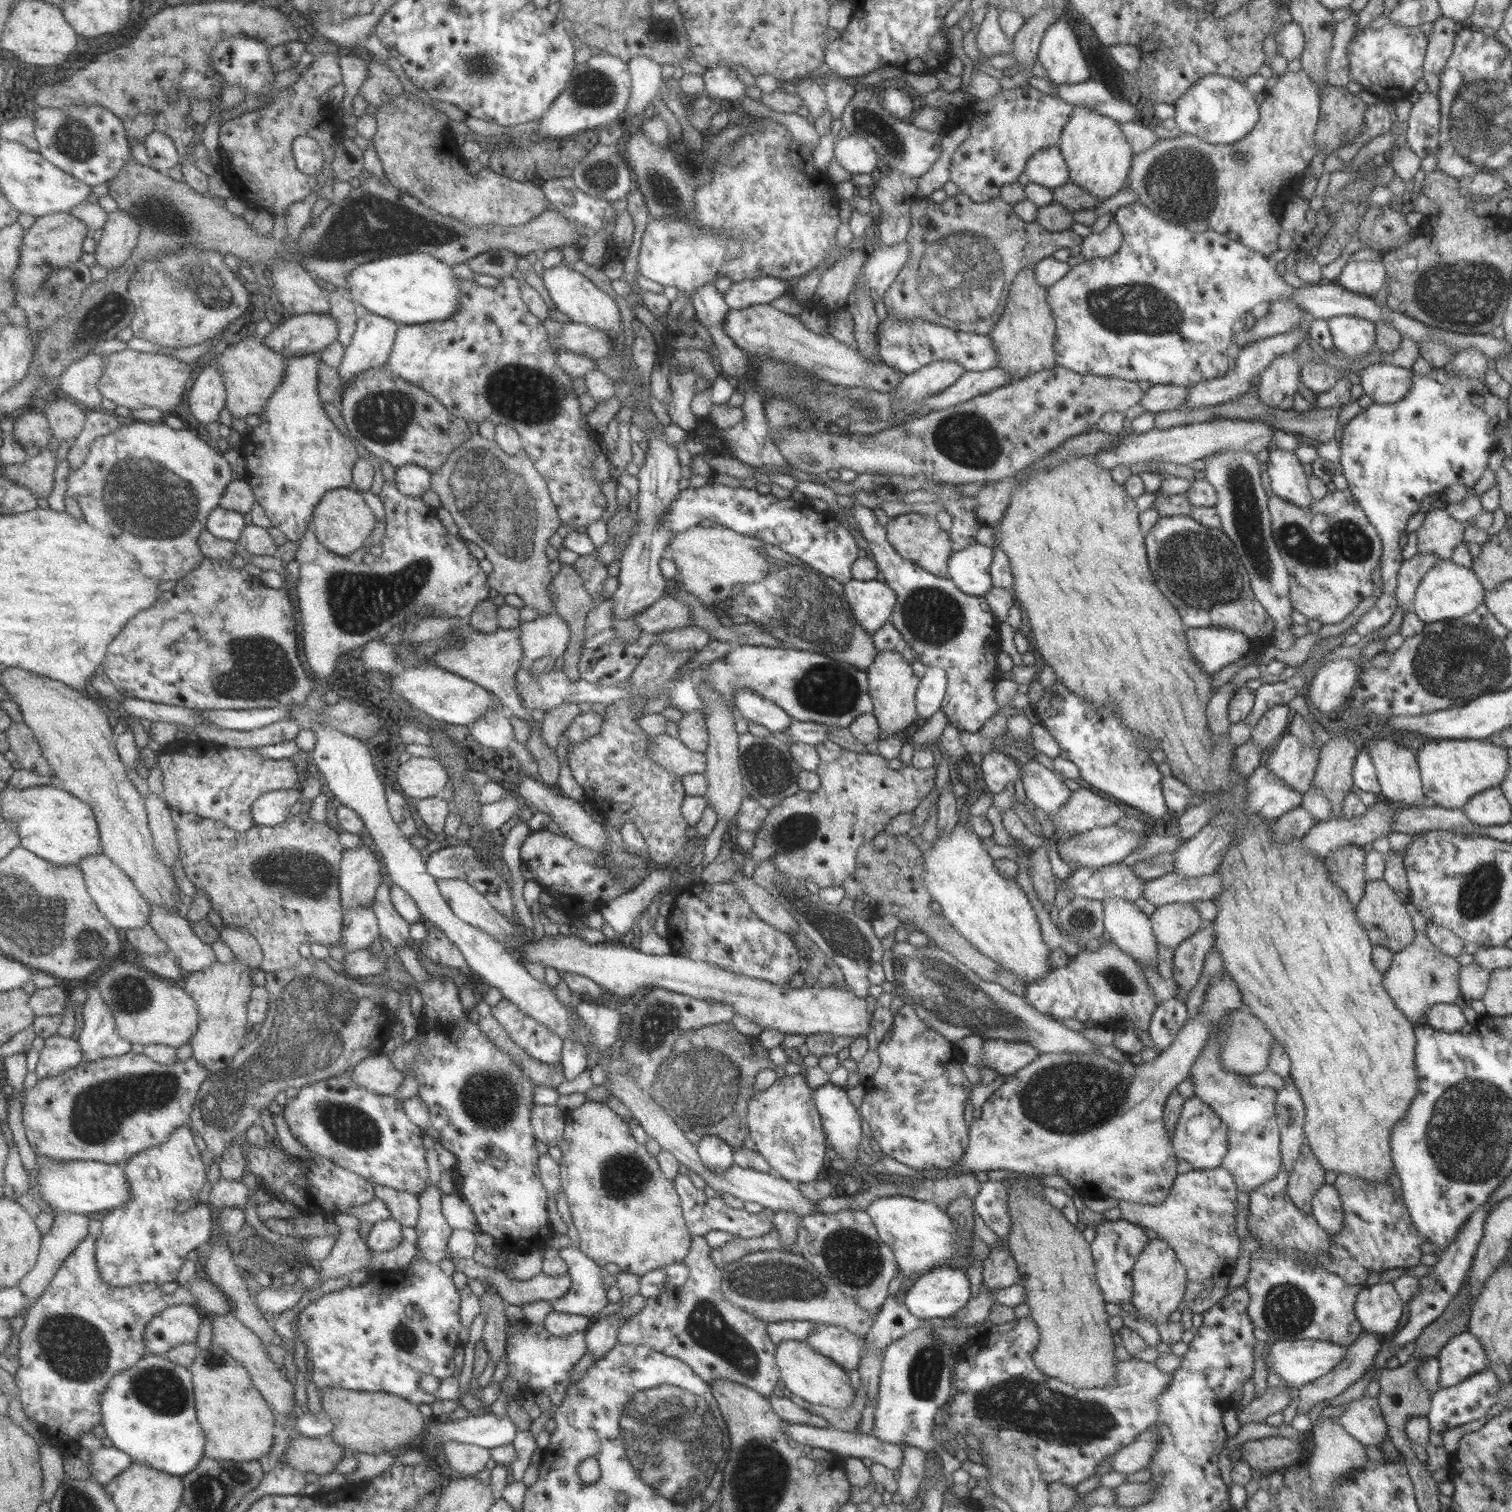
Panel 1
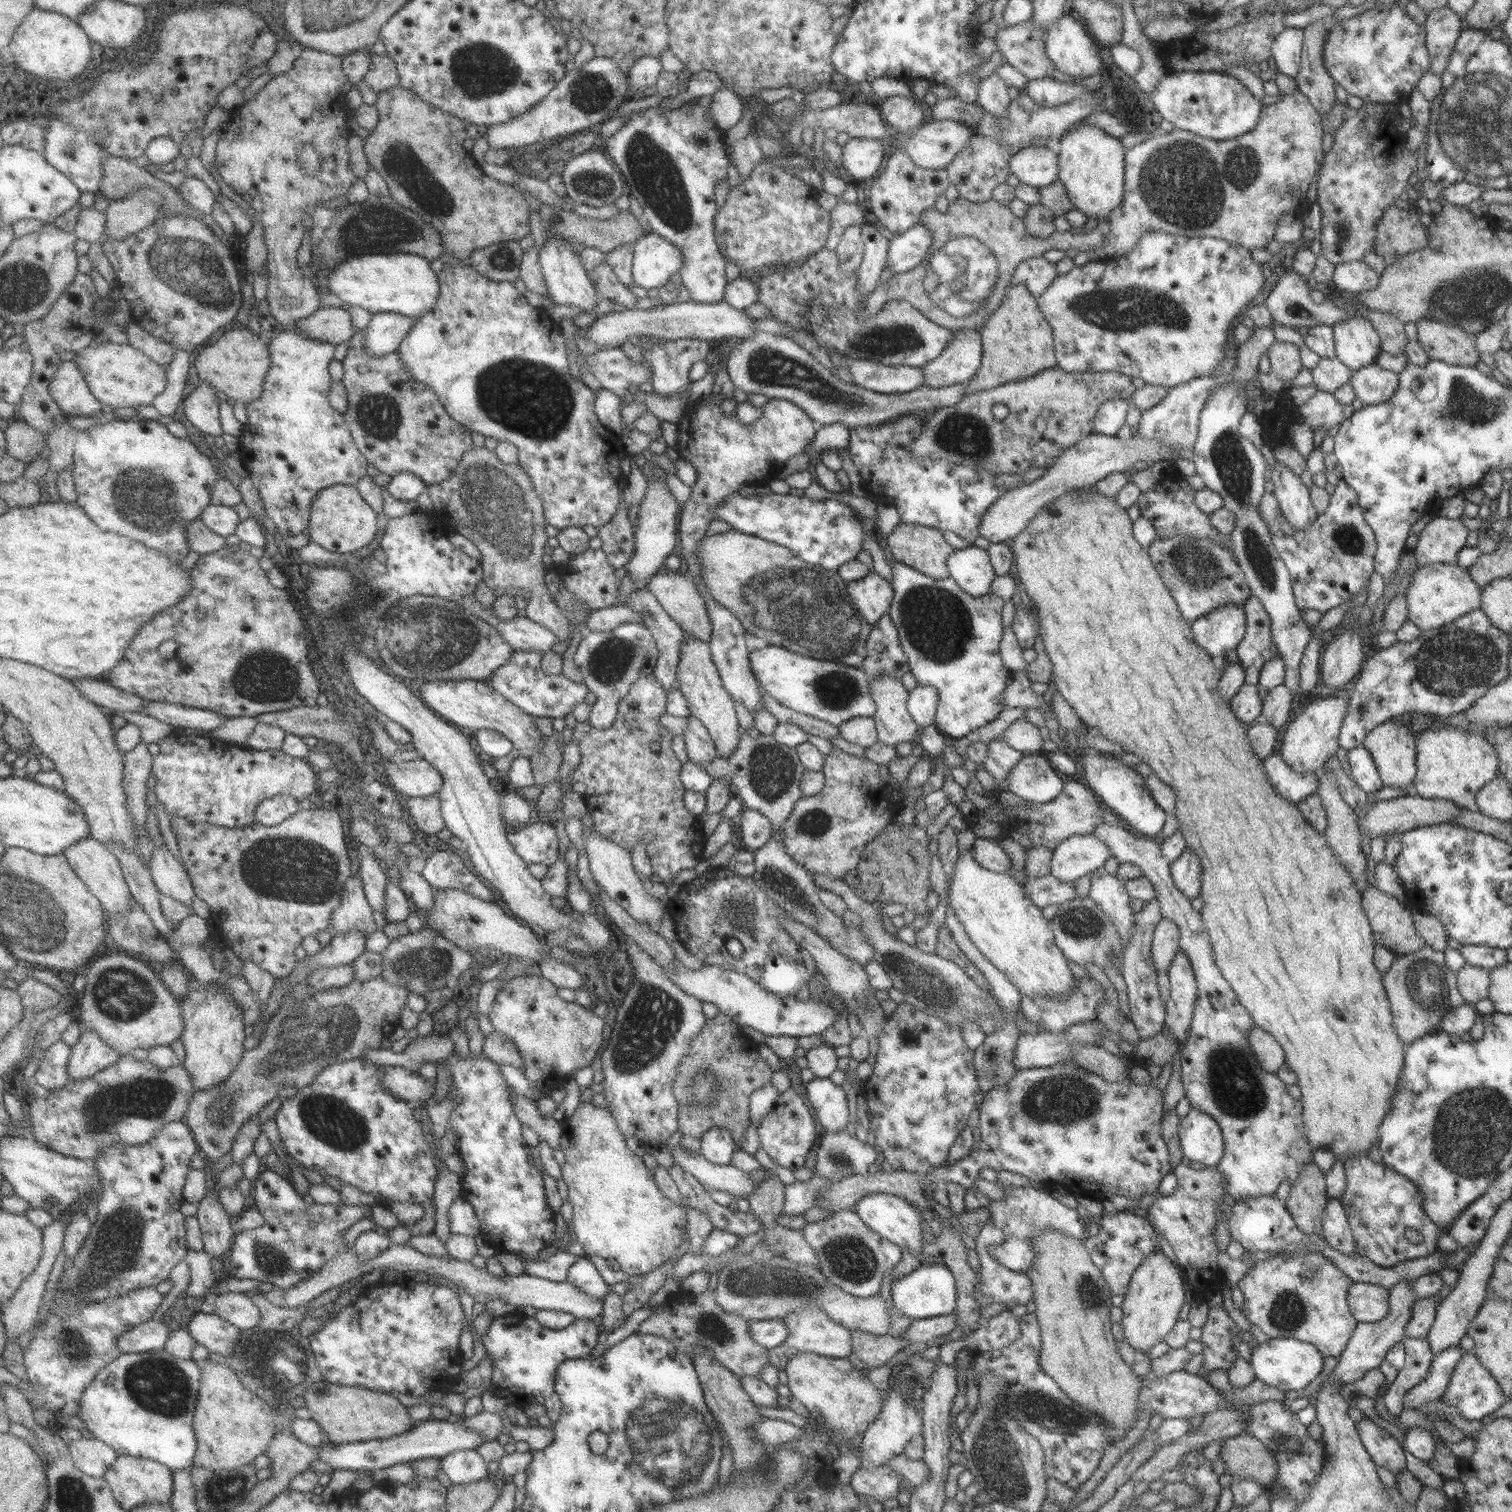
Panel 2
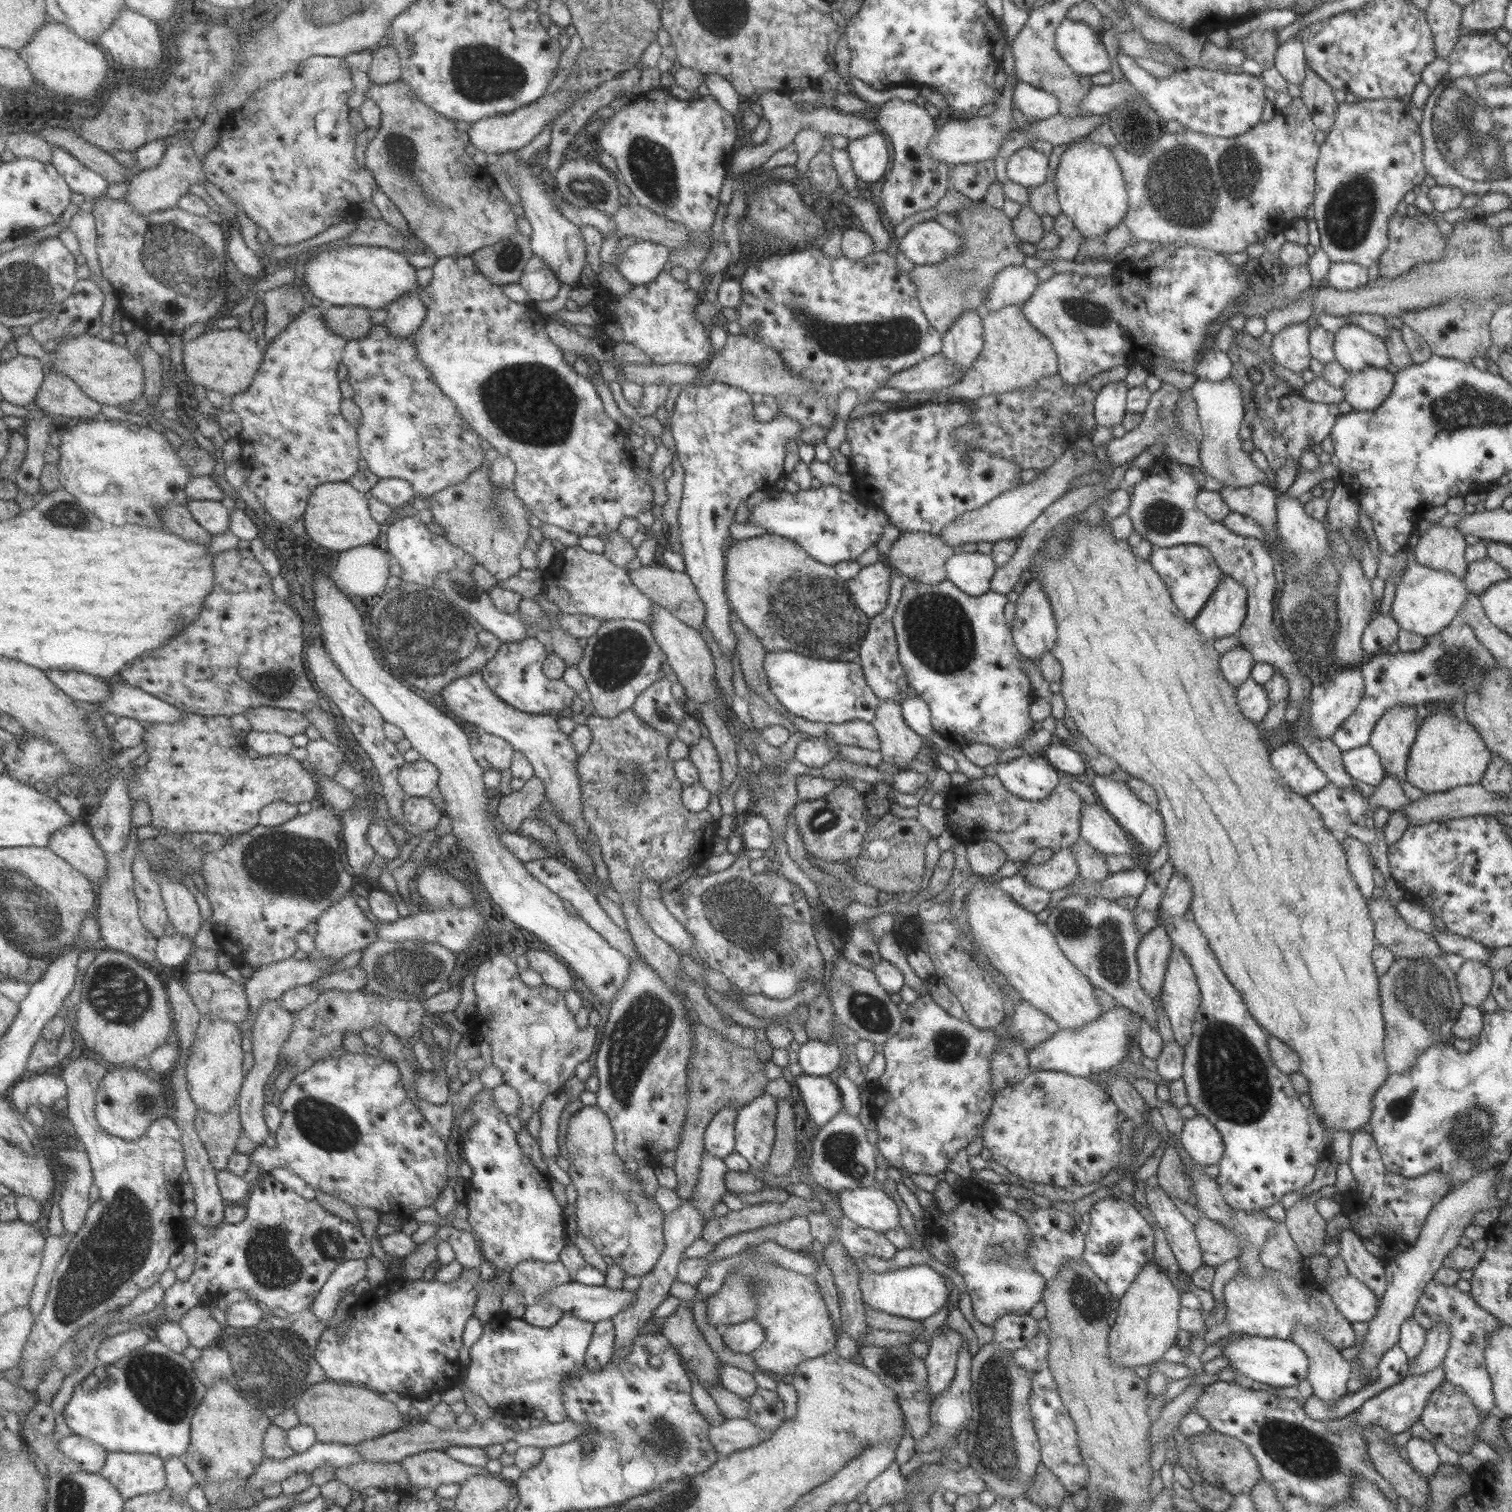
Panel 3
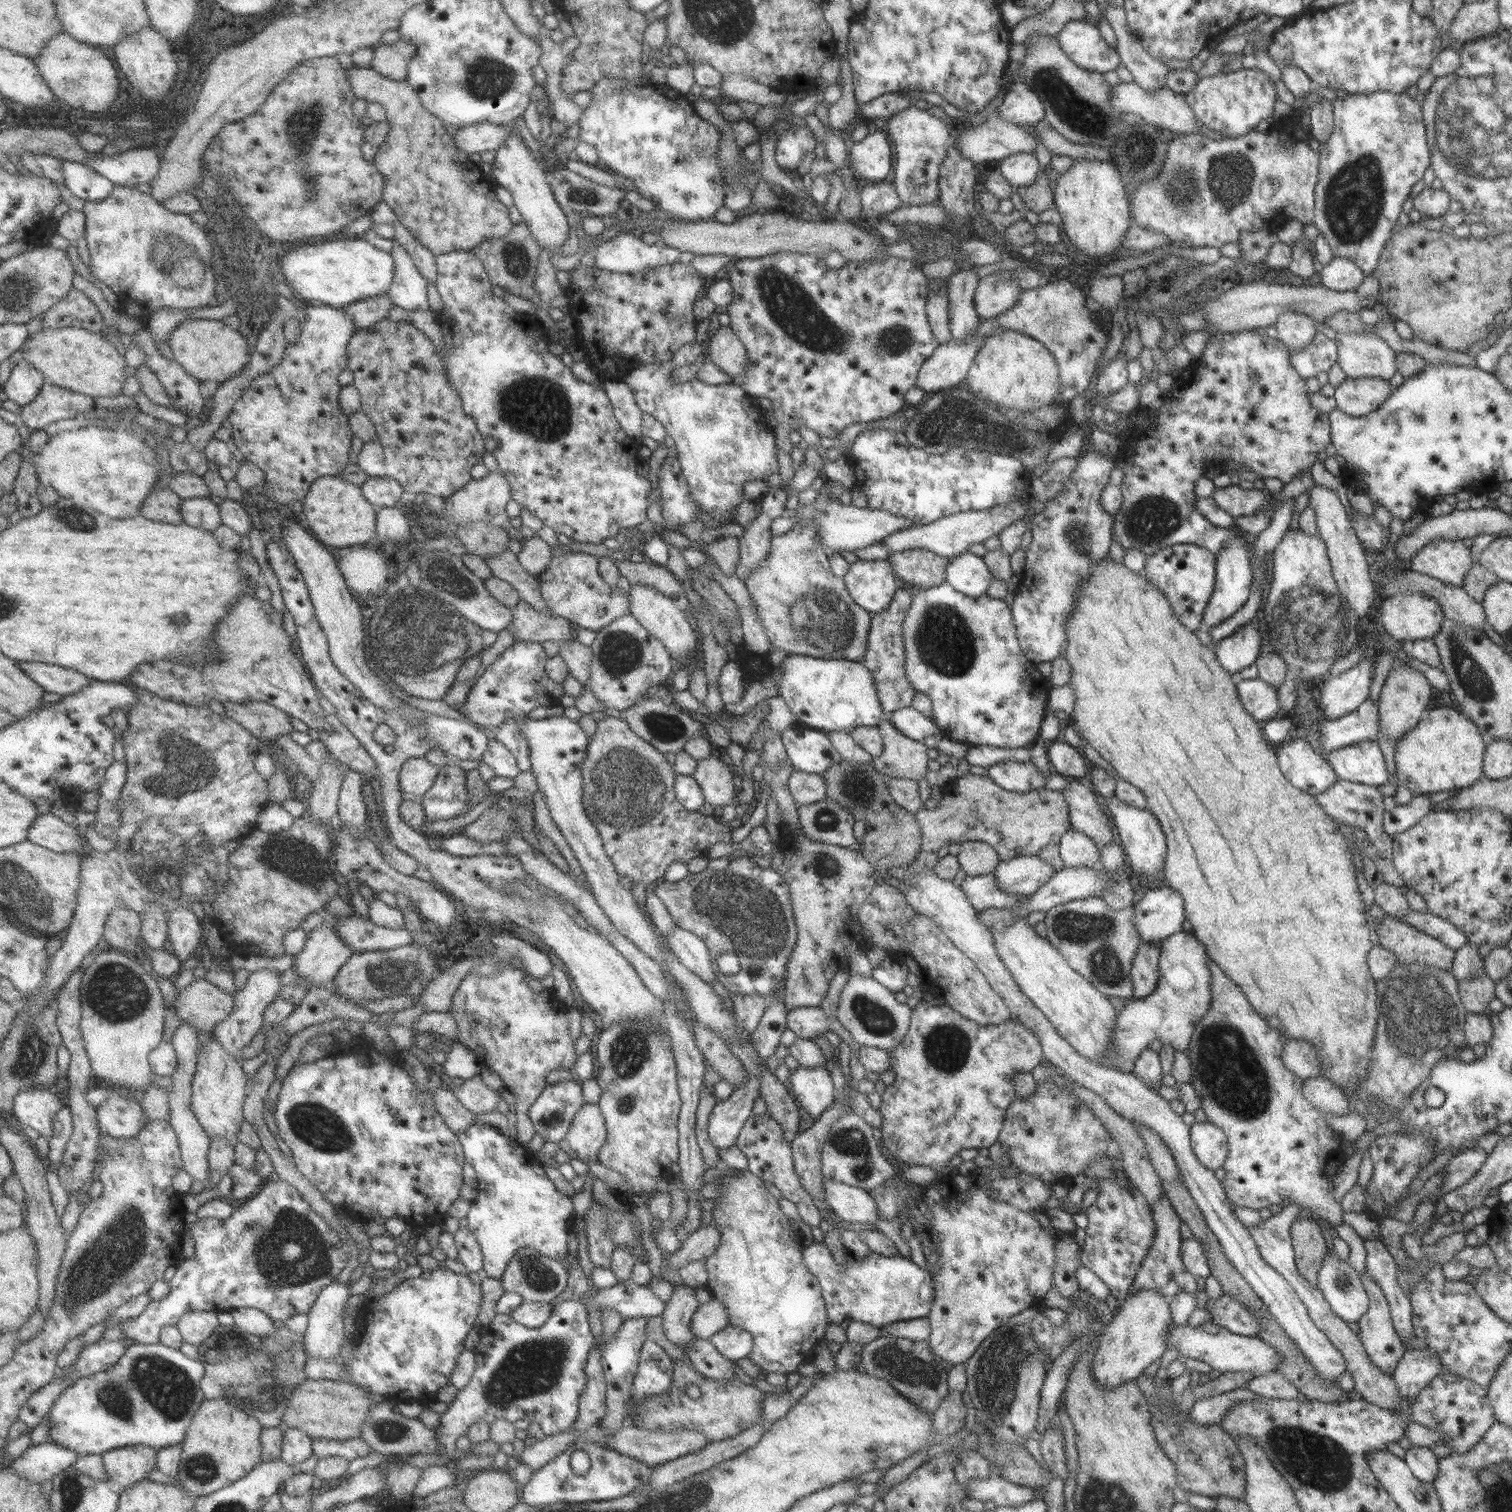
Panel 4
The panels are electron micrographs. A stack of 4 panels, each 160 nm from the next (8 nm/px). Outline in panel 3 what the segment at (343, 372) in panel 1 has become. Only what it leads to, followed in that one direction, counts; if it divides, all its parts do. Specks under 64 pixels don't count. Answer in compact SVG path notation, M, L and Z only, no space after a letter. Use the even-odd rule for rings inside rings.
M418 289L417 292L409 292L409 294L401 296L399 300L388 306L388 318L384 322L384 325L392 334L391 338L409 338L414 336L421 329L421 325L425 323L429 310L427 310L427 306L425 306L419 290L420 289Z

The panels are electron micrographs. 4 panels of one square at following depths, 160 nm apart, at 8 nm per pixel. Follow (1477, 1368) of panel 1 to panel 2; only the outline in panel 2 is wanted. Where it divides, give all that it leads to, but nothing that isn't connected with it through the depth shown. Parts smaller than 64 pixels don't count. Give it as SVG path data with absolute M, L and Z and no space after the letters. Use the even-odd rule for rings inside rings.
M1458 1345L1434 1355L1427 1376L1420 1380L1419 1384L1405 1391L1400 1398L1402 1414L1407 1410L1418 1408L1424 1402L1440 1399L1448 1386L1453 1368L1457 1366L1458 1358L1463 1353L1465 1351Z

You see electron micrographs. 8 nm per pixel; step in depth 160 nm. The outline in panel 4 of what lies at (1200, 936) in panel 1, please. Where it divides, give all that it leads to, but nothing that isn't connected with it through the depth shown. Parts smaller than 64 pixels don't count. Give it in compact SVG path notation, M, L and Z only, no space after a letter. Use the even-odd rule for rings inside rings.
M1177 931L1159 943L1159 978L1151 994L1129 1000L1116 1014L1113 1029L1113 1043L1109 1045L1104 1058L1094 1062L1103 1067L1111 1067L1122 1073L1131 1073L1139 1053L1149 1042L1158 1040L1161 1045L1169 1045L1174 1052L1188 1049L1194 1026L1207 1012L1211 1002L1211 971L1208 956L1191 931Z

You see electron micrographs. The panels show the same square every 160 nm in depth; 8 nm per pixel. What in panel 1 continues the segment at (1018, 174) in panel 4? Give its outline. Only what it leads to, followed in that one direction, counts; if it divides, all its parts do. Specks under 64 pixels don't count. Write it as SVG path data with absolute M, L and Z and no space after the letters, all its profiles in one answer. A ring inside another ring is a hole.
M1046 146L1033 151L1026 158L1023 172L1029 183L1051 189L1068 180L1068 168L1057 146Z

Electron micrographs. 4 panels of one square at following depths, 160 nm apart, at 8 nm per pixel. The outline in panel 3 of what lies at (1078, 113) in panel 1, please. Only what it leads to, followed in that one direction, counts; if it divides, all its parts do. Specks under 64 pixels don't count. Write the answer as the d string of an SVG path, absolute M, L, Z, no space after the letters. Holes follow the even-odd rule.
M1075 141L1063 151L1058 167L1050 176L1053 179L1060 213L1072 222L1083 239L1101 238L1124 220L1128 207L1127 190L1119 165L1109 147Z

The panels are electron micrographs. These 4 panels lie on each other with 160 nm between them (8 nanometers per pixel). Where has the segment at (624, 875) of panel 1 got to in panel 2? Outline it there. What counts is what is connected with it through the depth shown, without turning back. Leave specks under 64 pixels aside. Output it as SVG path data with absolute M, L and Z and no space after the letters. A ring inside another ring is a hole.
M544 820L522 828L511 829L508 834L513 850L528 864L551 866L559 857L559 842L555 830Z

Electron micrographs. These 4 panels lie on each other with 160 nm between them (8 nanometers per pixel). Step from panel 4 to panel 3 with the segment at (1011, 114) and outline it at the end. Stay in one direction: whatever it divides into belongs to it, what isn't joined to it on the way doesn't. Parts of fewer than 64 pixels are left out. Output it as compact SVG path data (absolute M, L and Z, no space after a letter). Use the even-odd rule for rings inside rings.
M1017 81L1011 94L1012 106L1026 118L1043 120L1058 113L1058 102L1052 94L1039 91L1029 84Z

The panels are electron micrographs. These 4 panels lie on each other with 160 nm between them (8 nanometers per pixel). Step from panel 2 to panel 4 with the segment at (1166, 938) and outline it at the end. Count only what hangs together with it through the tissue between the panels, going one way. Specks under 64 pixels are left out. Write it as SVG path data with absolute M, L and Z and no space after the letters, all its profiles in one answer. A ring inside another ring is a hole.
M1140 942L1132 958L1130 979L1132 982L1132 998L1139 999L1151 994L1156 987L1158 973L1159 943Z

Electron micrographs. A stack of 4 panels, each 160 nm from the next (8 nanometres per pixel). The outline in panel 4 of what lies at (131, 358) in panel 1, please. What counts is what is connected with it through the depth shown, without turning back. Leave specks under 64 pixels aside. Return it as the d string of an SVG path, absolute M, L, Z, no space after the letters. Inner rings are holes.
M80 327L49 328L29 336L22 349L23 361L36 366L45 377L47 384L62 386L81 394L97 398L107 398L121 394L125 384L127 358L119 354L114 344L106 340L102 333Z

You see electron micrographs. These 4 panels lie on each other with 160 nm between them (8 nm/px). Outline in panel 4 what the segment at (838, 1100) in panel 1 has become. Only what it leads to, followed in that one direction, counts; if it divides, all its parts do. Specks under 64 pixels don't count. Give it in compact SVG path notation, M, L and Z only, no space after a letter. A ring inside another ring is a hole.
M798 1066L790 1075L791 1092L811 1117L816 1119L835 1100L837 1094L825 1067Z

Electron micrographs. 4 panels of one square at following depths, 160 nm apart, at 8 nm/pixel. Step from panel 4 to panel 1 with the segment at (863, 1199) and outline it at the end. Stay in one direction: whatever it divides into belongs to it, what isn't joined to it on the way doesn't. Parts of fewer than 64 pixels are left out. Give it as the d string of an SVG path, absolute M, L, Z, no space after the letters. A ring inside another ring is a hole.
M889 1195L876 1198L865 1208L865 1212L875 1225L881 1243L891 1248L902 1282L908 1280L912 1274L923 1276L933 1268L945 1267L947 1258L957 1258L955 1254L959 1250L958 1228L951 1222L947 1213L937 1206L913 1200L908 1196Z

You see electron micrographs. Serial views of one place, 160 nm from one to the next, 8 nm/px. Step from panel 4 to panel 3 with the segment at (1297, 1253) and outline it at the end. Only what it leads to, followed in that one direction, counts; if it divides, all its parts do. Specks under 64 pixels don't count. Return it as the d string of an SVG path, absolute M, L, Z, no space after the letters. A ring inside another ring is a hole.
M1297 1200L1285 1210L1285 1218L1282 1221L1304 1263L1311 1255L1319 1255L1324 1241L1327 1240L1326 1221L1317 1213L1313 1202Z

